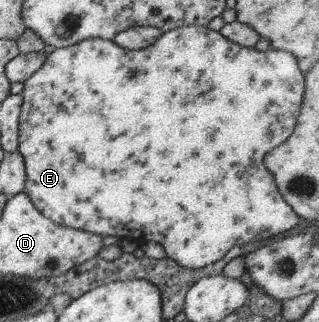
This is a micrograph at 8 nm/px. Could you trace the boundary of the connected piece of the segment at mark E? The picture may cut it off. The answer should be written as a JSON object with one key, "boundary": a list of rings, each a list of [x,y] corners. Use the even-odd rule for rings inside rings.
{"boundary":[[[197,25],[165,31],[149,48],[125,50],[109,39],[88,38],[53,50],[46,56],[41,68],[22,82],[17,151],[23,156],[27,168],[25,192],[35,208],[39,208],[43,216],[61,226],[102,236],[115,235],[119,239],[131,238],[131,241],[138,244],[153,240],[164,248],[167,259],[174,260],[186,269],[206,267],[224,257],[231,247],[267,240],[295,228],[299,224],[299,217],[283,202],[273,184],[273,176],[269,176],[267,168],[263,166],[263,156],[281,144],[287,136],[291,136],[295,118],[299,114],[303,74],[299,72],[295,58],[289,52],[277,52],[269,48],[261,52],[253,48],[241,48],[227,40],[219,31]]]}

